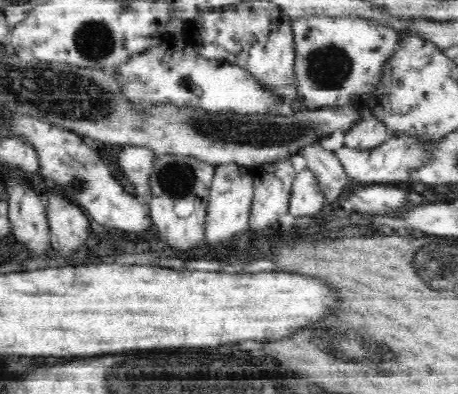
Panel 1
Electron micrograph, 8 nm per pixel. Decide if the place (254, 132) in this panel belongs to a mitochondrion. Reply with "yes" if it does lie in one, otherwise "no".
yes

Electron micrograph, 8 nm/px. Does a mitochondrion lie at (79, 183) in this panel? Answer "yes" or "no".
yes

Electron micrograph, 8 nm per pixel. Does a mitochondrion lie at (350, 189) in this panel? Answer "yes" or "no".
no

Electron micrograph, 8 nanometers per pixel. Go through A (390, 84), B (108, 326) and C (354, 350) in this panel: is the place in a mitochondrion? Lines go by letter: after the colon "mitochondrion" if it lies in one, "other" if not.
A: other
B: other
C: mitochondrion

